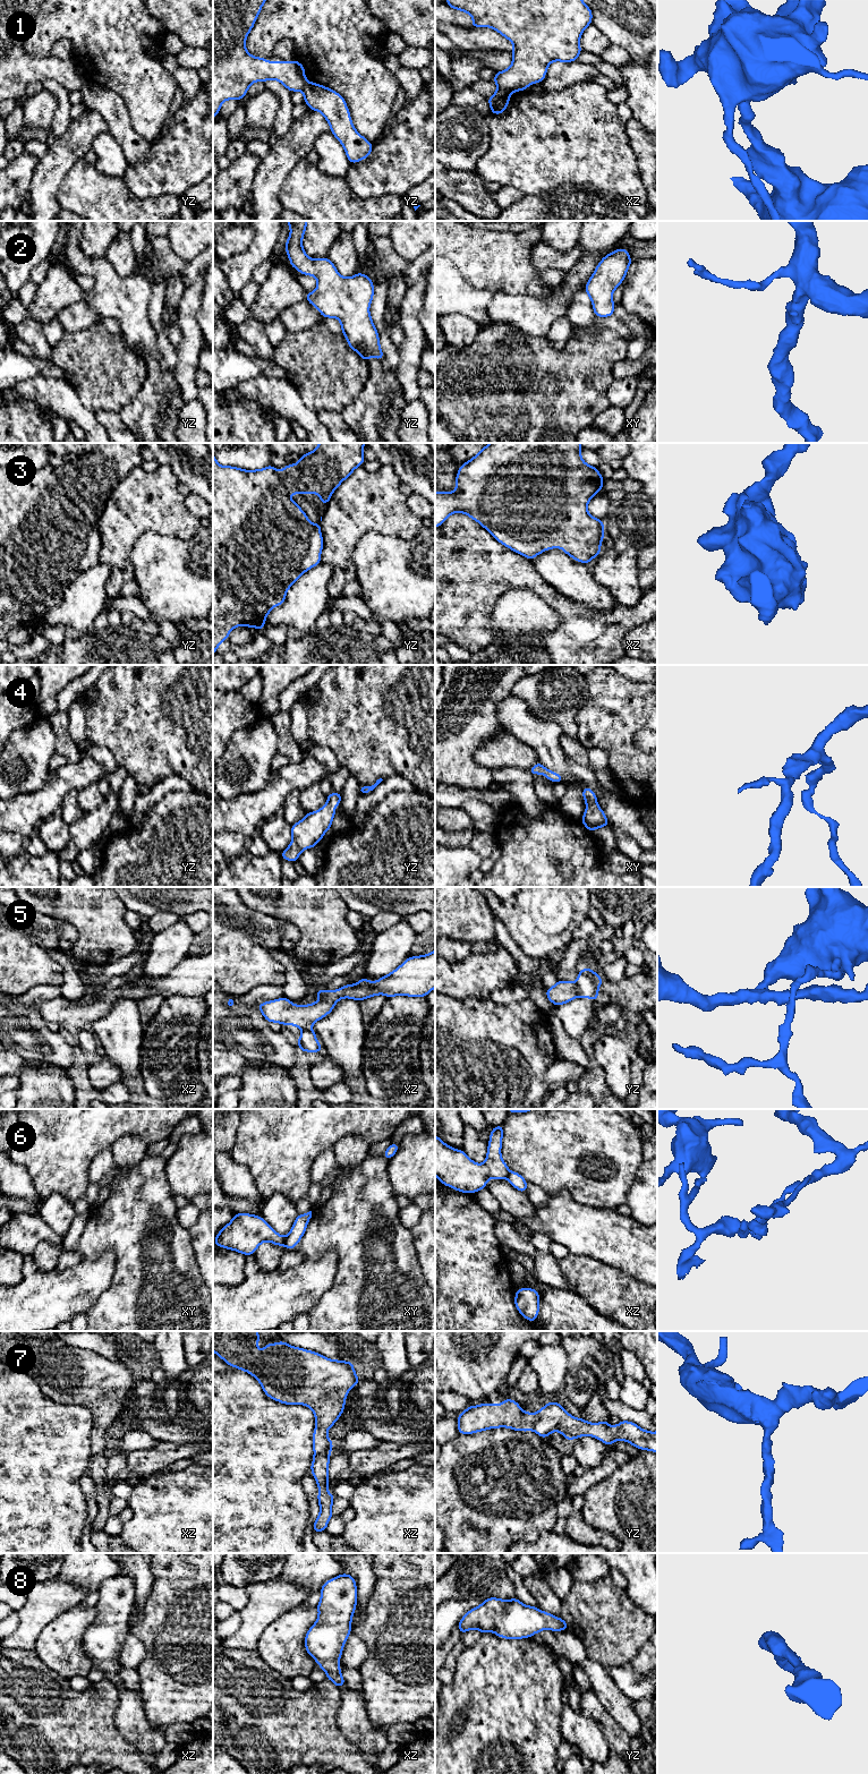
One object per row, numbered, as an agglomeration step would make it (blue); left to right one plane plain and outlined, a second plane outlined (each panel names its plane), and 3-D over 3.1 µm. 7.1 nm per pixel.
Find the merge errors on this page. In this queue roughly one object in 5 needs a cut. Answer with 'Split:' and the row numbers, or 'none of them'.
Split: 1, 5, 6

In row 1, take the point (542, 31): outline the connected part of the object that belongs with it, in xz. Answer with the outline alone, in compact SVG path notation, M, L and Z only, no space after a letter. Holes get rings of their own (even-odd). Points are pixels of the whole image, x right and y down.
M446 0L450 8L465 11L473 17L470 27L490 27L513 44L512 63L503 71L495 71L493 82L497 88L514 93L525 91L535 83L542 83L553 61L573 62L582 52L580 37L584 29L593 24L593 12L582 0Z

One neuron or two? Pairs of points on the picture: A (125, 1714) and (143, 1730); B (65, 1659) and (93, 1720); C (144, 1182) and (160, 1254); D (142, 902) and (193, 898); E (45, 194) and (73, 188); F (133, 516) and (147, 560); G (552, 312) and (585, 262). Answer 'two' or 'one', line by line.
A: one
B: two
C: one
D: one
E: two
F: two
G: one

